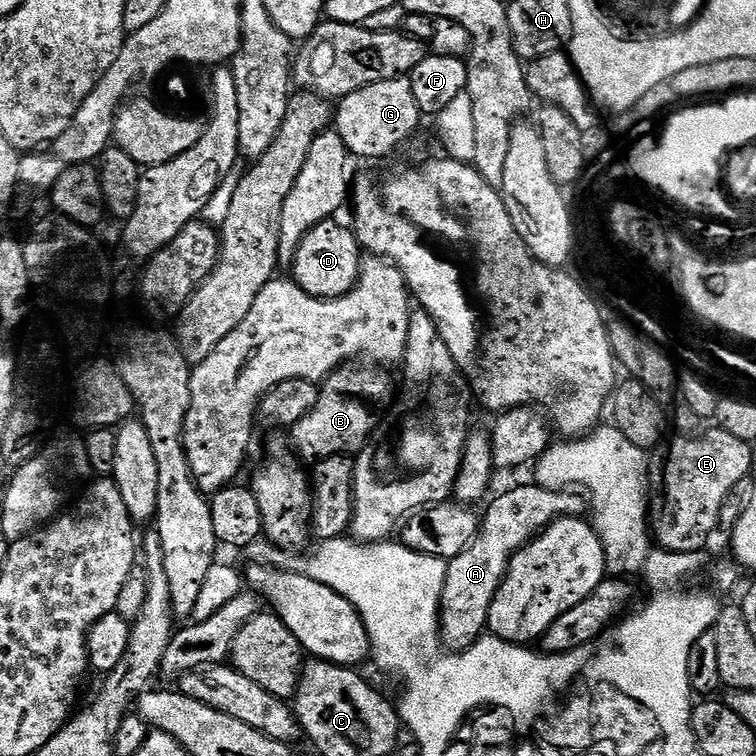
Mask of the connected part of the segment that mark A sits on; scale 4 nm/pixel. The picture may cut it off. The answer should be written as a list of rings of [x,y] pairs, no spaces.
[[[535,482],[502,493],[482,512],[474,542],[470,542],[462,554],[448,561],[440,599],[440,639],[443,647],[460,652],[485,635],[490,602],[494,602],[494,594],[504,580],[510,557],[529,544],[533,536],[543,532],[553,520],[562,516],[583,517],[585,512],[586,500],[579,491],[541,488]]]

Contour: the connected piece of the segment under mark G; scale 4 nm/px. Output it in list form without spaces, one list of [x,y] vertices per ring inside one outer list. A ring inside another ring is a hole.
[[[395,76],[386,82],[362,86],[362,90],[354,90],[354,94],[343,97],[339,104],[334,112],[334,131],[340,135],[342,142],[346,142],[353,157],[361,156],[364,160],[380,160],[395,148],[402,147],[422,121],[408,76]]]

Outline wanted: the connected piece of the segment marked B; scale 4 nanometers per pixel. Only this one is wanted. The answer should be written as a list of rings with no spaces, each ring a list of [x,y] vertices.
[[[341,366],[332,372],[323,381],[314,410],[310,410],[310,414],[306,414],[306,418],[297,424],[291,425],[290,444],[301,461],[315,462],[331,456],[359,453],[373,439],[382,419],[381,413],[372,412],[372,408],[383,409],[393,403],[392,376],[388,373],[391,371],[380,366],[352,367],[356,366]]]

